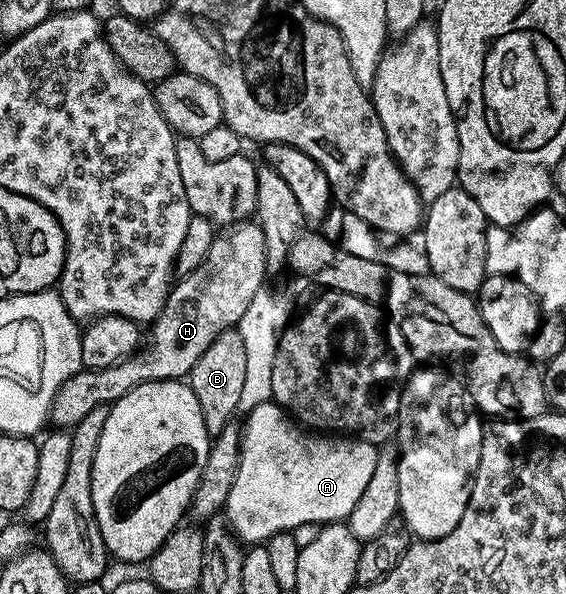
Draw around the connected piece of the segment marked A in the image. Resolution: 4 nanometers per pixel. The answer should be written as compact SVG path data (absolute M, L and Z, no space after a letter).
M271 401L257 405L245 415L239 441L237 477L229 489L225 518L235 538L244 545L263 545L279 531L293 533L301 525L326 525L346 521L353 513L373 469L377 465L380 448L376 444L342 433L316 433L300 425L278 403Z

